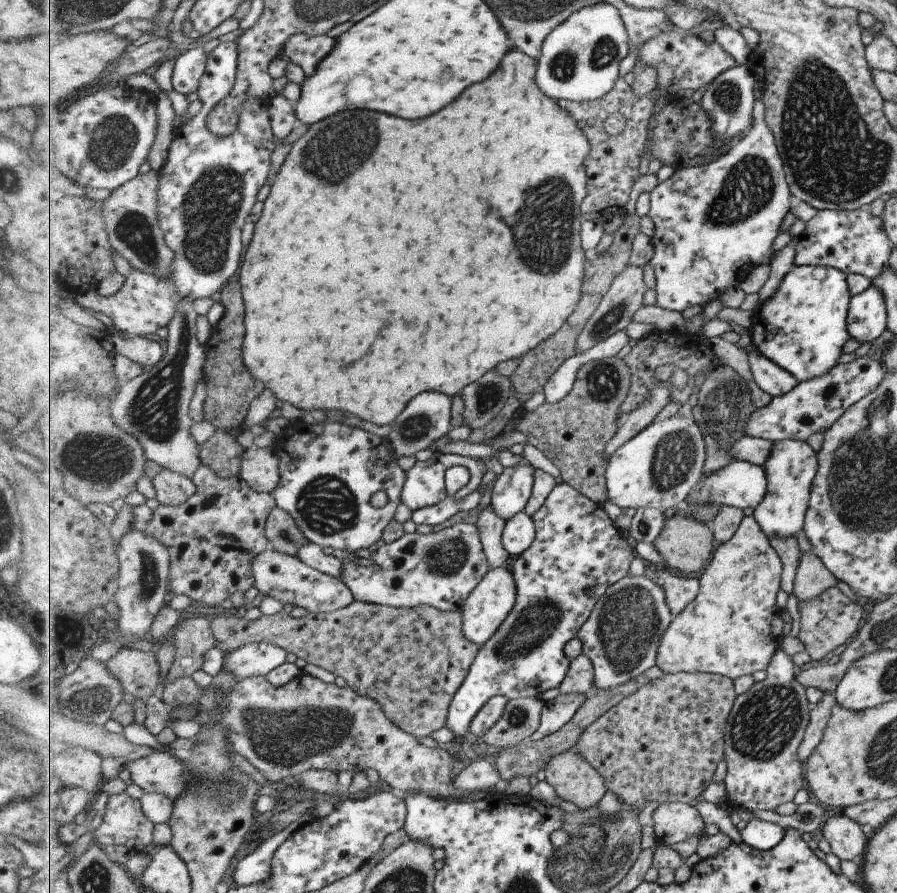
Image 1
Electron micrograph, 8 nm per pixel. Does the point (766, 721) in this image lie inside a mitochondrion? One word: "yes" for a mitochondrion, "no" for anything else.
yes

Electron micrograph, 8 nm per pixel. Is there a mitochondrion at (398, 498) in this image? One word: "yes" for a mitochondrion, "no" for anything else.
no

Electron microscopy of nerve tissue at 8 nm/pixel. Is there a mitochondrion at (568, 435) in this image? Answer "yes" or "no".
no

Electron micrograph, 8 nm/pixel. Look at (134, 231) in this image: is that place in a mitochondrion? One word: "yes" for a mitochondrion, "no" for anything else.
yes

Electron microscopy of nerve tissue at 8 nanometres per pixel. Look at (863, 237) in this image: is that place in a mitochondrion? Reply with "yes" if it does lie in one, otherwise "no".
no

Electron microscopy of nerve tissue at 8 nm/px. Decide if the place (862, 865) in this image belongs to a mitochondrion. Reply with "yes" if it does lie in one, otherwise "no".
no

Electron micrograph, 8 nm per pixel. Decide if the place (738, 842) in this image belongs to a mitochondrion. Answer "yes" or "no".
no

